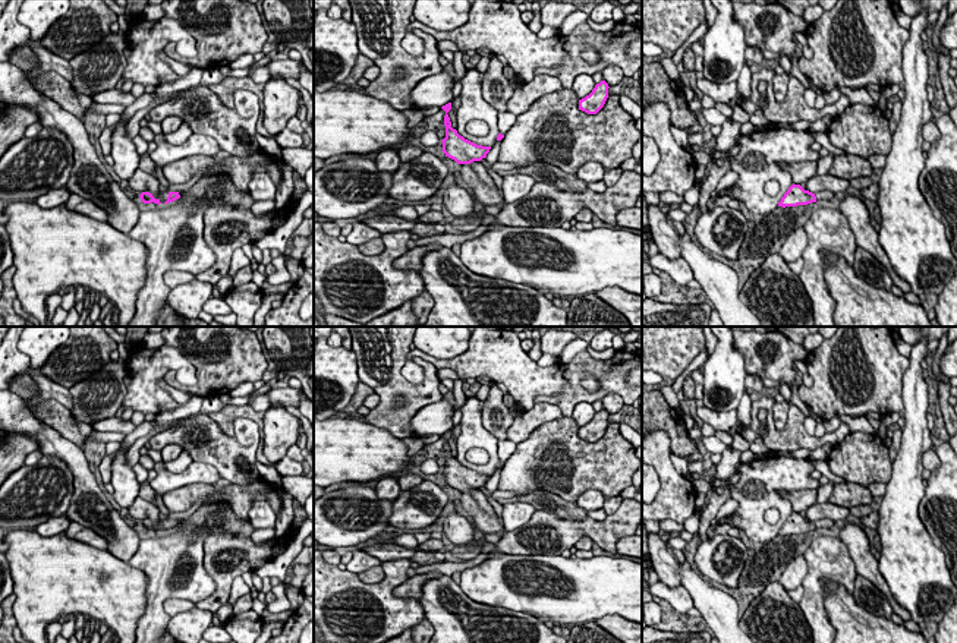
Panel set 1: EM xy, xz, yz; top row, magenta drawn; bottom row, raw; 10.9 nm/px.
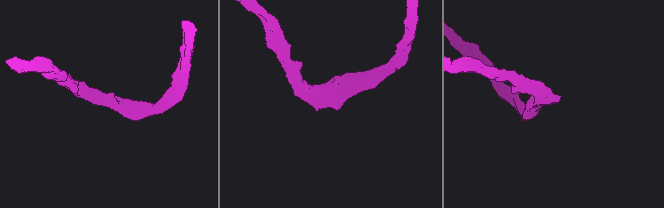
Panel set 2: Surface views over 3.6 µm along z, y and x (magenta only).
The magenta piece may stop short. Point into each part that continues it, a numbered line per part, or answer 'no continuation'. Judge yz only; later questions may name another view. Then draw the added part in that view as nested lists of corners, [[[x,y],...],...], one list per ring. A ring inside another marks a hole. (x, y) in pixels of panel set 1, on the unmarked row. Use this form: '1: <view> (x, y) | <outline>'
1: yz (824, 525) | [[[821,519],[816,520],[815,524],[818,532],[828,532],[832,527],[834,521],[831,519]]]

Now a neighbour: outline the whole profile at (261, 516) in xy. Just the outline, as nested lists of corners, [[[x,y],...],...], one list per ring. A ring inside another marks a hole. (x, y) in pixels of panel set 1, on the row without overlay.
[[[256,495],[249,511],[249,521],[255,529],[276,529],[276,513],[264,497]]]

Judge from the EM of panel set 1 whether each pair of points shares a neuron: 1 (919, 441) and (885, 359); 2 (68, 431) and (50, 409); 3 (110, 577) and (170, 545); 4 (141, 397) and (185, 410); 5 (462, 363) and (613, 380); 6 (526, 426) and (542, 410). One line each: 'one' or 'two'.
1: two
2: one
3: two
4: two
5: one
6: one

